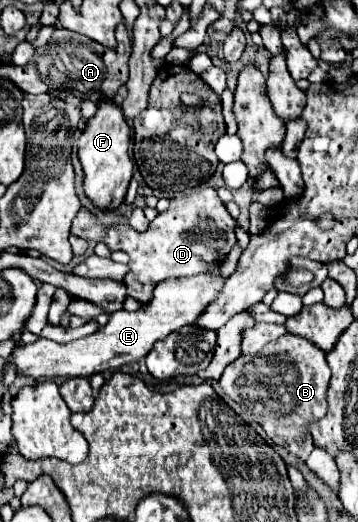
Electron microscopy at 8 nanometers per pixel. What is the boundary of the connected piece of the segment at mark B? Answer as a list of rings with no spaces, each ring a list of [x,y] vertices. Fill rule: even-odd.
[[[290,333],[272,341],[258,355],[240,355],[224,369],[220,377],[224,393],[242,409],[238,415],[248,425],[252,425],[252,421],[260,423],[266,435],[274,439],[274,443],[282,445],[286,451],[298,455],[304,461],[314,447],[306,427],[326,415],[328,381],[330,367],[326,353],[314,347],[314,343],[308,343],[308,339]],[[254,357],[264,357],[270,361],[252,361]]]

